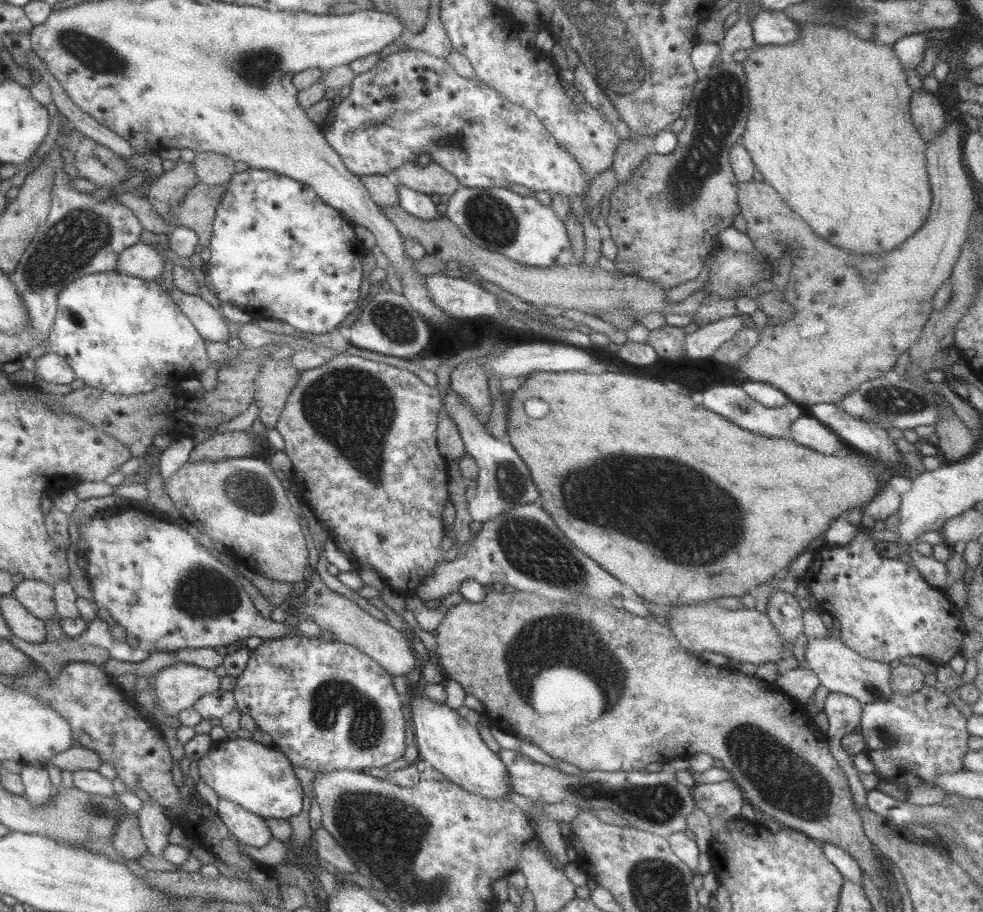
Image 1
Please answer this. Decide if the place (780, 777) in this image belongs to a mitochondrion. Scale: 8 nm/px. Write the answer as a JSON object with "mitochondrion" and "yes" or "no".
{"mitochondrion":"yes"}

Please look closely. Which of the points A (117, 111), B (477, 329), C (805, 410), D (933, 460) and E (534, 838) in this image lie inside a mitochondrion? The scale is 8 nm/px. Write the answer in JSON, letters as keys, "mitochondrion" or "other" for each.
{"A":"other","B":"other","C":"other","D":"other","E":"other"}

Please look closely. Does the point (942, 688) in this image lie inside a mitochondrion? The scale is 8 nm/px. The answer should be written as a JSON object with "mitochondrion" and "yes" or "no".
{"mitochondrion":"no"}

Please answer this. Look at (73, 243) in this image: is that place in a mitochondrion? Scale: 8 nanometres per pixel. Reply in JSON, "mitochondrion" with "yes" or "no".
{"mitochondrion":"yes"}

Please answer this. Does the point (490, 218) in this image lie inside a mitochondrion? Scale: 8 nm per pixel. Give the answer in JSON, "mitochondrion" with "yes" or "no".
{"mitochondrion":"yes"}

